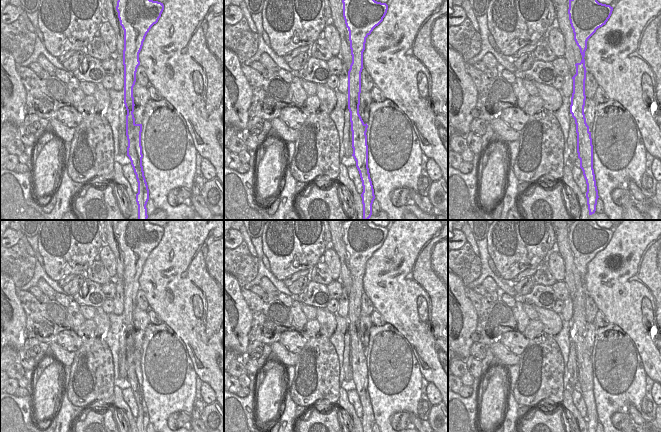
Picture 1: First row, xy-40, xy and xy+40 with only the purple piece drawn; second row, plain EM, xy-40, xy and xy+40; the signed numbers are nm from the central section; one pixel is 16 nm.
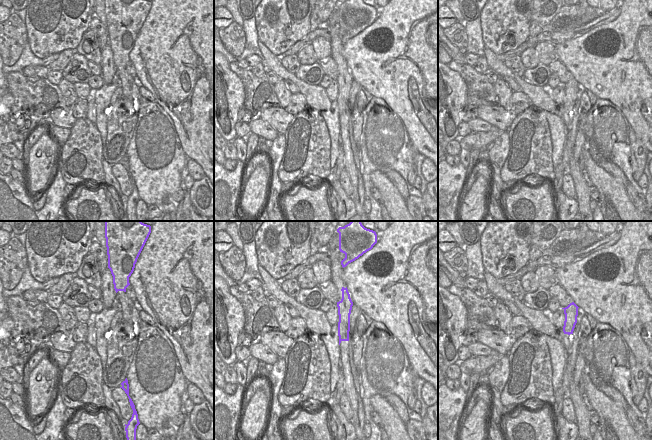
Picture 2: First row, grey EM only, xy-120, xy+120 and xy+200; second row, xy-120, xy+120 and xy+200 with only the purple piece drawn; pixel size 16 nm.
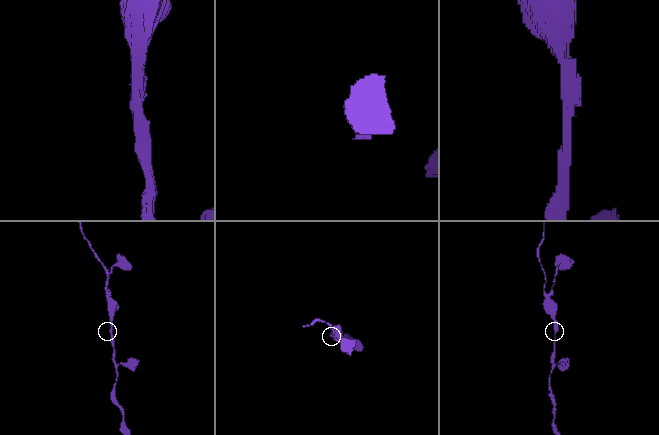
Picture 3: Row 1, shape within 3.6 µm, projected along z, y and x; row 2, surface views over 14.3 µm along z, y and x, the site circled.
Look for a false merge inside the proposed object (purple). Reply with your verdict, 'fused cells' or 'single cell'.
single cell

